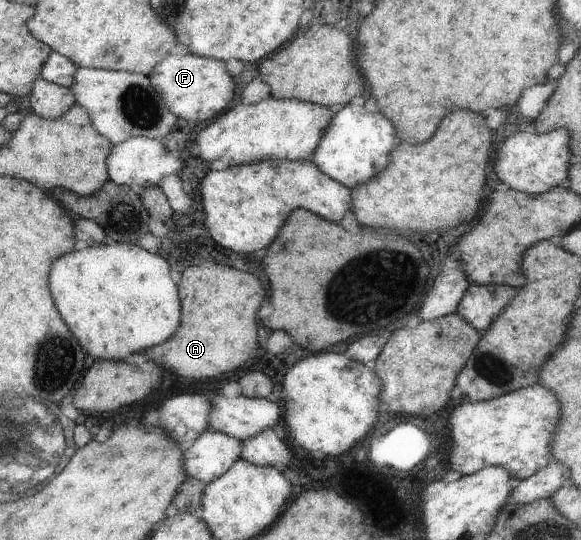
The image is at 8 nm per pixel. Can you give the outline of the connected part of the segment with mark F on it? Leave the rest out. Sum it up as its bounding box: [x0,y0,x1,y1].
[147,54,233,124]

